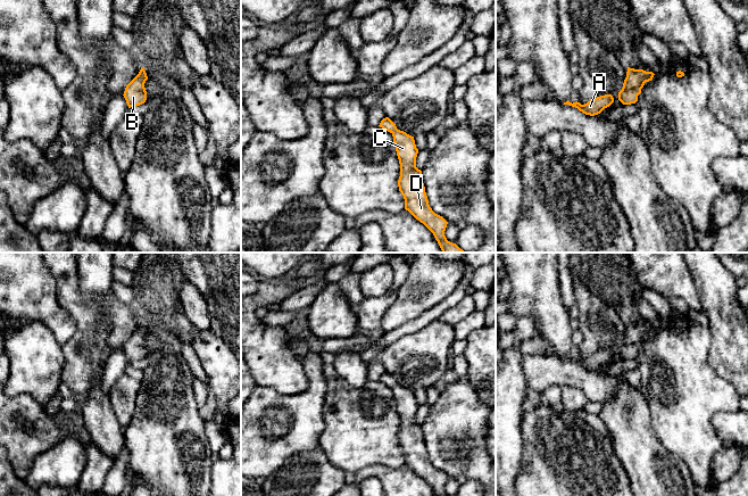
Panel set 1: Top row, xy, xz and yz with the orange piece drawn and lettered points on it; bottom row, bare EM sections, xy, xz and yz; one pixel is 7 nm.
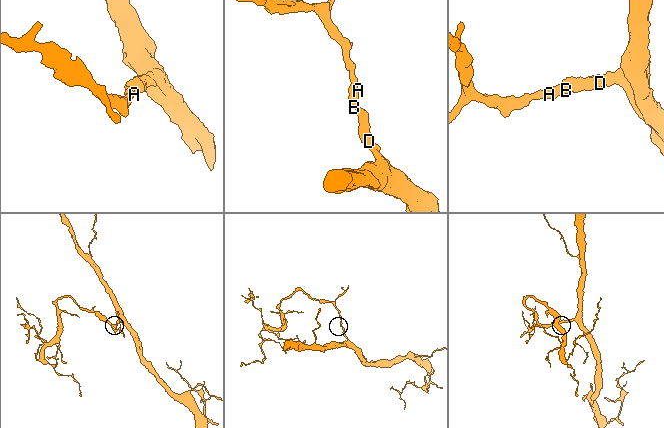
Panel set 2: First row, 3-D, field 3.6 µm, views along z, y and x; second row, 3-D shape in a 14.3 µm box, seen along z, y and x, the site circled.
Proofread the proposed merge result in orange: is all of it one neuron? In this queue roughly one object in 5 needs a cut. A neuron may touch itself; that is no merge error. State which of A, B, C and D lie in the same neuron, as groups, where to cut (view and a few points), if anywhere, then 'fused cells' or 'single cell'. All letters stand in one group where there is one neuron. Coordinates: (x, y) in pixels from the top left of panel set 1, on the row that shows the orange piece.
groups A B C D; cut none; single cell

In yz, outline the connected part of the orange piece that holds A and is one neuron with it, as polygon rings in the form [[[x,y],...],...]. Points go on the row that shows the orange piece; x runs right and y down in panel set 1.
[[[605,94],[597,97],[584,105],[581,105],[577,101],[572,104],[568,100],[564,102],[564,105],[570,105],[572,107],[575,107],[585,115],[595,116],[600,114],[605,108],[609,107],[613,102],[614,102],[613,96]]]

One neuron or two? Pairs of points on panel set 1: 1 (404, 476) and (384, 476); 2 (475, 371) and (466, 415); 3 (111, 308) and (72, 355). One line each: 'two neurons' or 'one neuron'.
1: one neuron
2: two neurons
3: one neuron

